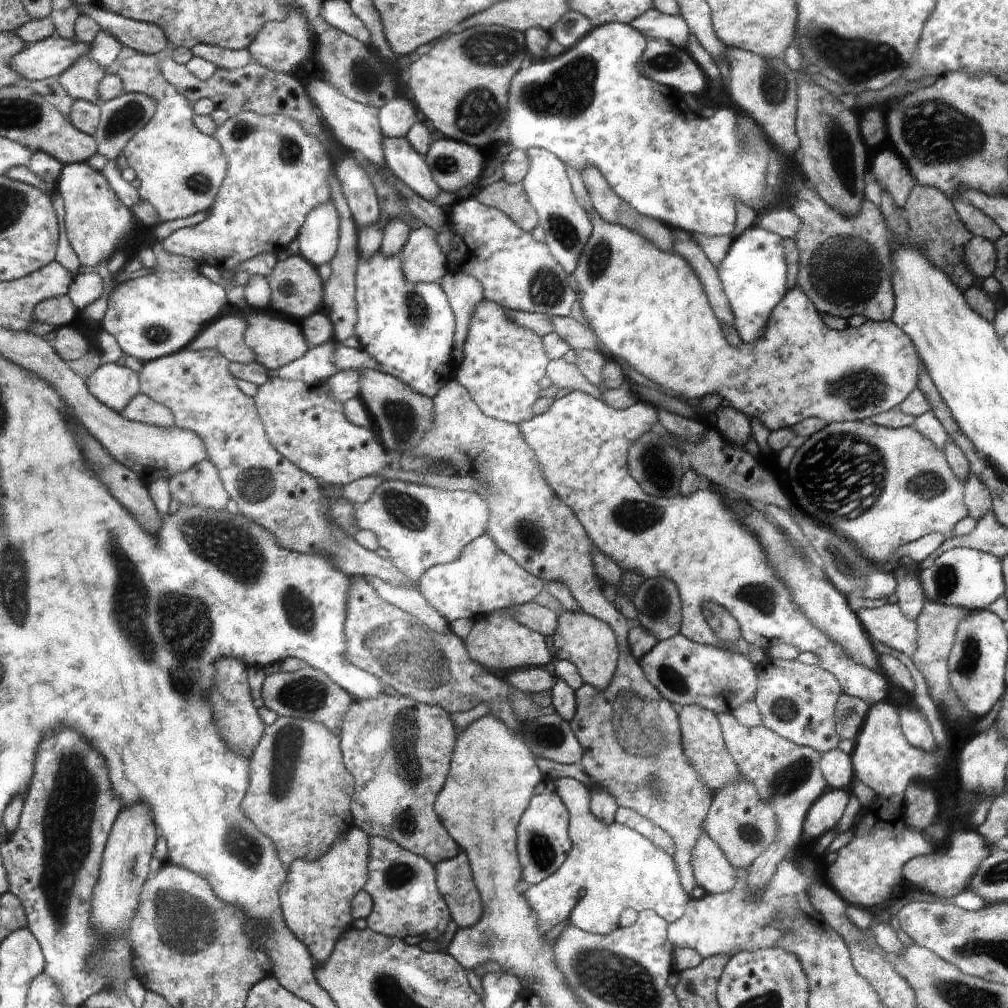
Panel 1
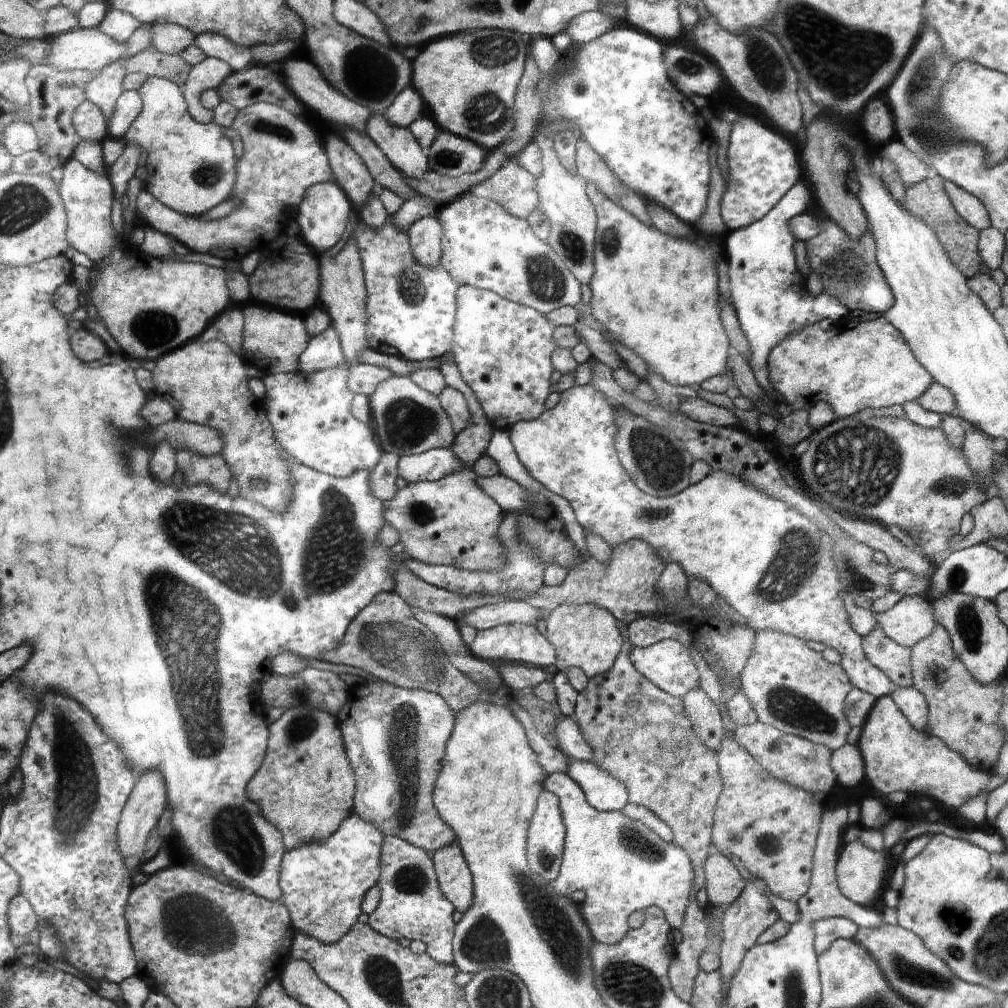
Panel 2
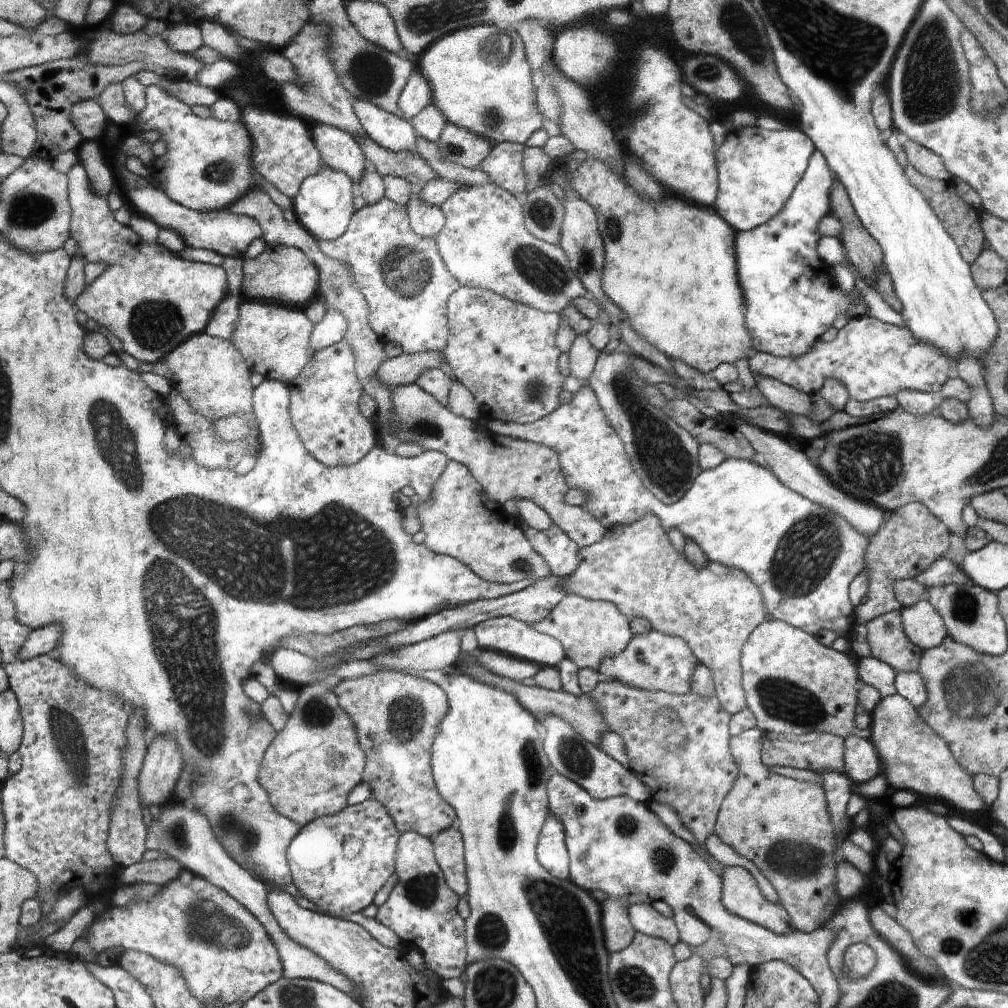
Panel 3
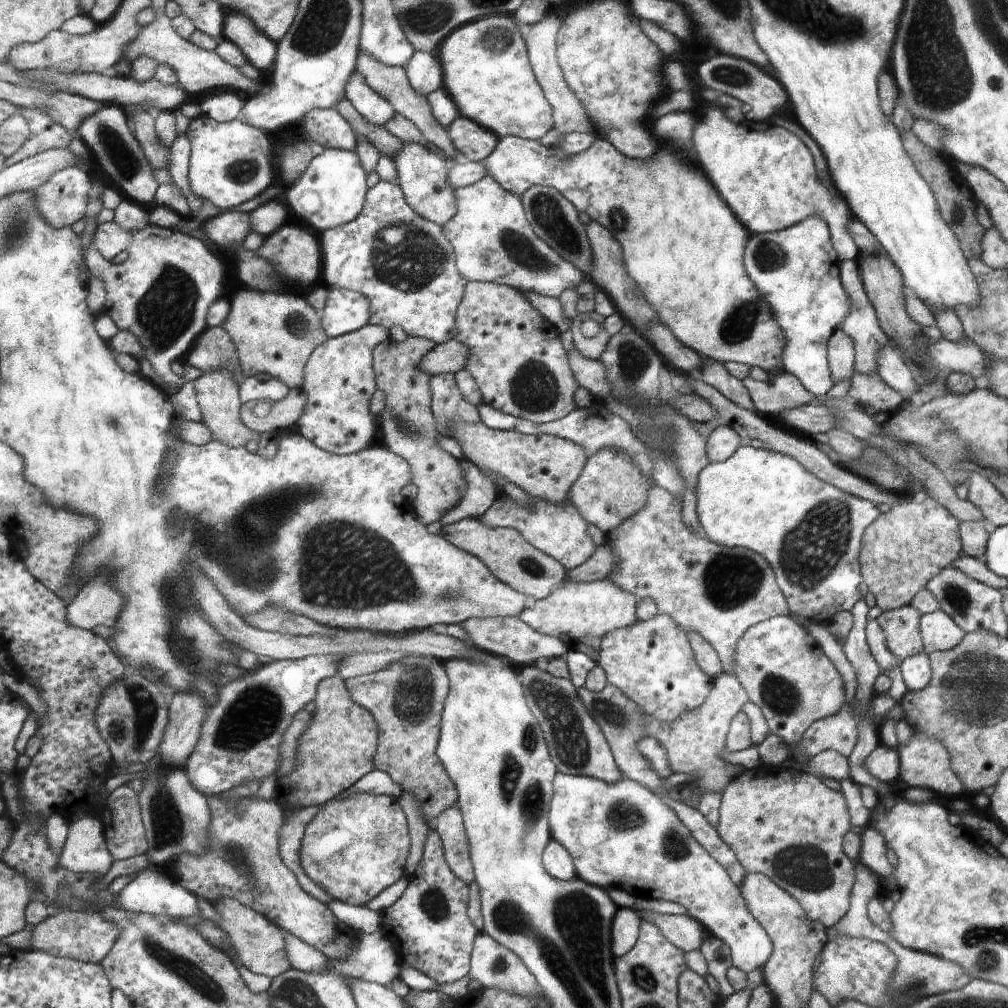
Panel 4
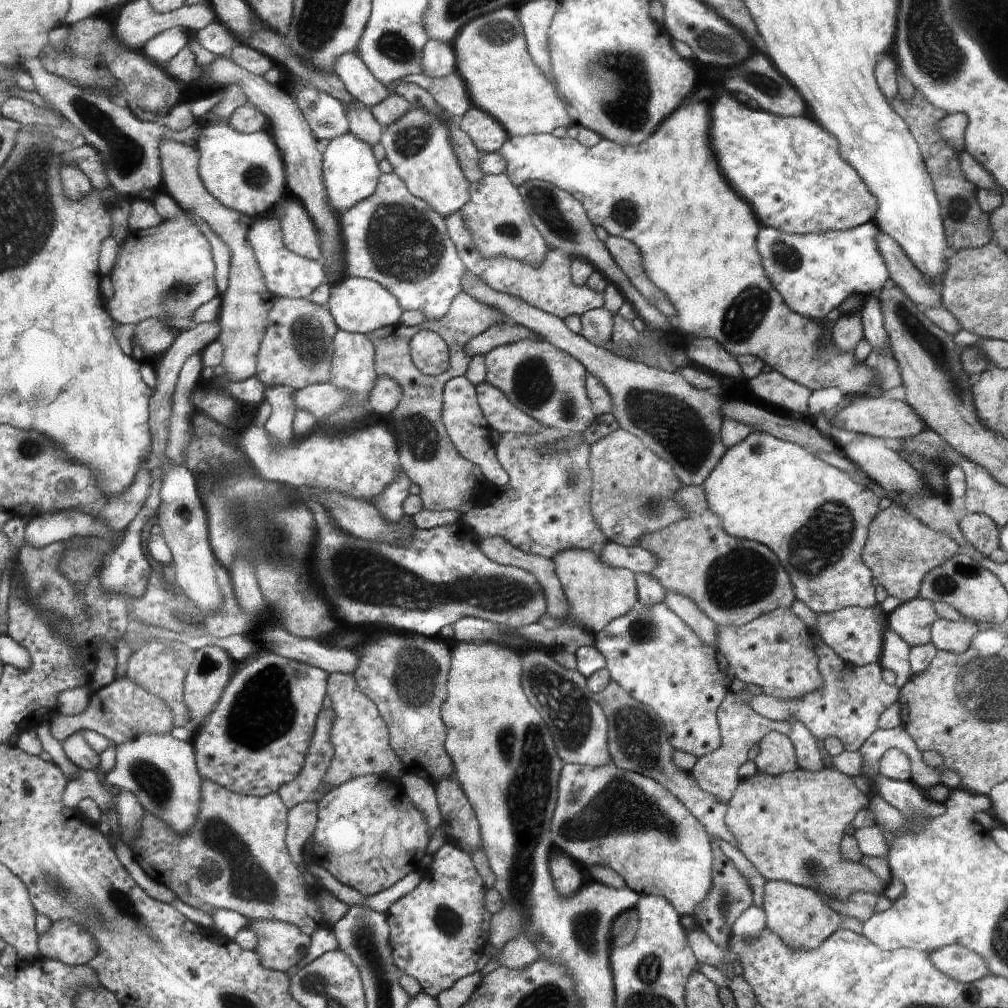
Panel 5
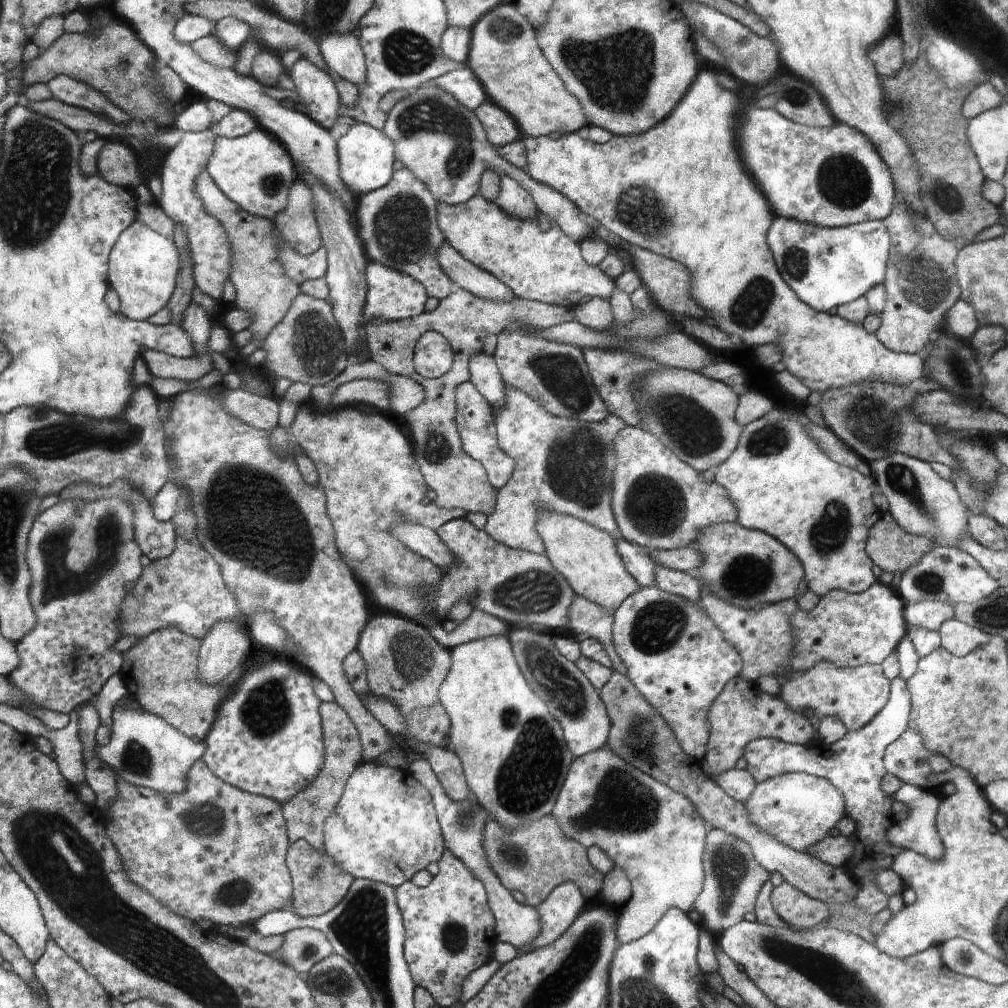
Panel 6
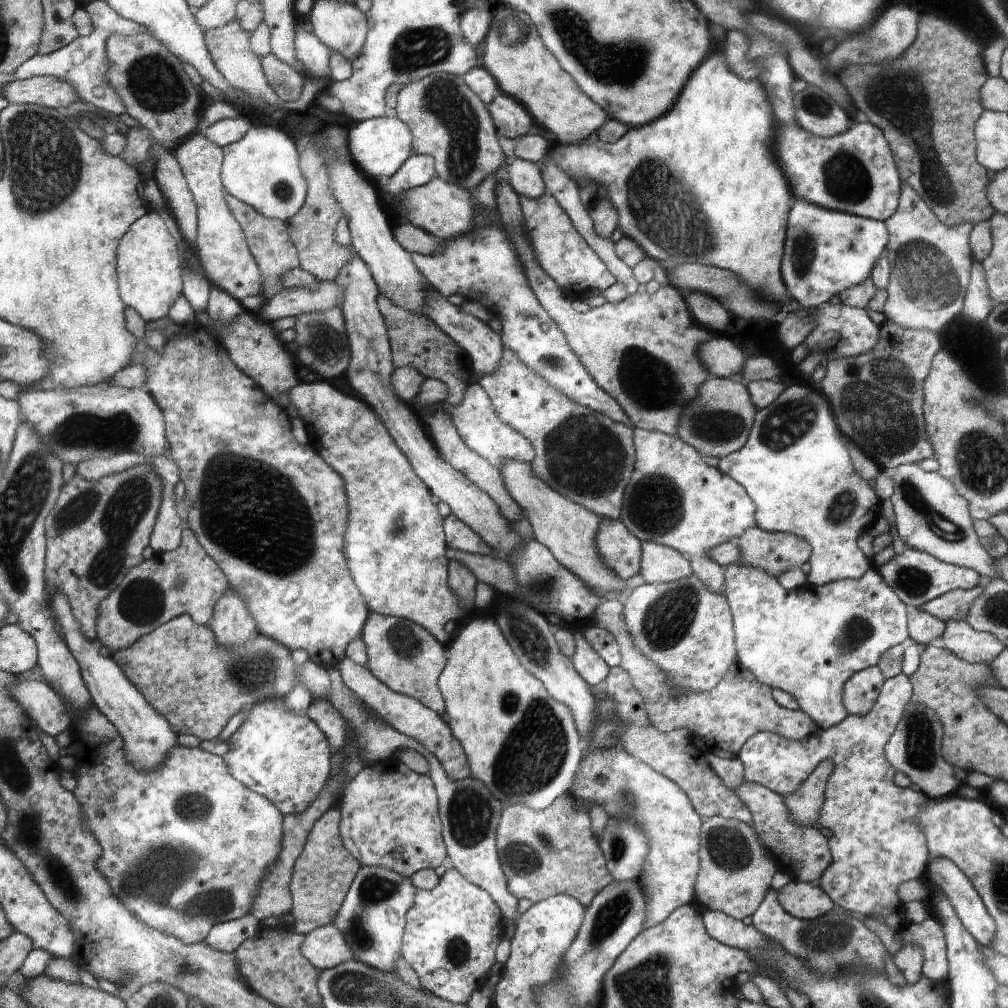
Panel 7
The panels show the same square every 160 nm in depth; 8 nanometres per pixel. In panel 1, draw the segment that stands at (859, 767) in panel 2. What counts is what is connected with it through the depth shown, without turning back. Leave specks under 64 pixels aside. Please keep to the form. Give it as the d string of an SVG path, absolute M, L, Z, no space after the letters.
M838 749L822 754L819 769L826 778L828 788L831 789L847 790L856 777L852 768L851 756Z

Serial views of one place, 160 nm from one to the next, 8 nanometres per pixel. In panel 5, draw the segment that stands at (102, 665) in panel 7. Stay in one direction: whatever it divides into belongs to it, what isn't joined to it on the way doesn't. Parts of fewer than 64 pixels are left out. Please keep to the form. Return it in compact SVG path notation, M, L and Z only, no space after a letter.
M140 733L116 747L115 766L100 782L135 794L146 813L163 820L179 833L190 831L196 824L203 781L191 741L181 741L170 733Z

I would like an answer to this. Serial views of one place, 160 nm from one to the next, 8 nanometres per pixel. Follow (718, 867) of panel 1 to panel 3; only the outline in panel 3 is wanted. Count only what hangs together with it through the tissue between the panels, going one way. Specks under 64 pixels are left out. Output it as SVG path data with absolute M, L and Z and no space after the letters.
M734 866L724 867L720 875L723 880L723 906L730 914L758 924L775 934L790 934L790 932L795 931L787 910L783 908L782 904L774 904L763 896L758 882L747 869Z

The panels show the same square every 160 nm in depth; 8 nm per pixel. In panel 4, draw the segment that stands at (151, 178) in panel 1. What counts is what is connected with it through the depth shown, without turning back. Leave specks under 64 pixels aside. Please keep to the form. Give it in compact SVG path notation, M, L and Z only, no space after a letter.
M198 115L193 118L185 132L190 137L191 155L189 161L188 180L192 192L200 198L210 200L214 206L218 206L223 211L234 208L242 202L252 201L257 198L262 190L266 190L272 184L272 146L270 140L264 132L252 125L242 124L238 119L220 123L206 115Z

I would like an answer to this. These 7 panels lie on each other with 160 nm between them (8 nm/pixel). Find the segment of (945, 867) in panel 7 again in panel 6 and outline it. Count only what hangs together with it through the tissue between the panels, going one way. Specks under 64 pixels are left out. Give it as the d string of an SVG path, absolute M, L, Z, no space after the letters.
M903 783L897 792L894 792L894 800L902 802L908 808L908 815L906 819L894 821L890 824L888 832L886 832L886 840L892 846L898 848L914 850L924 858L932 860L932 862L940 862L944 858L944 845L940 841L936 831L936 812L940 806L939 792L930 789L922 789L918 786L910 786L910 784Z

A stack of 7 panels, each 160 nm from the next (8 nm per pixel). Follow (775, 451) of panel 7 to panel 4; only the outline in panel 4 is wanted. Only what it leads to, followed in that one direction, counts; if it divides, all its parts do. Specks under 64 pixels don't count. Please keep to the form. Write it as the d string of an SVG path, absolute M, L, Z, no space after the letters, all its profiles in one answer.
M745 442L730 458L720 462L710 462L706 470L699 472L696 512L704 535L711 541L715 541L716 544L722 546L742 547L753 550L761 554L771 564L771 567L775 571L775 579L778 581L779 587L782 589L792 613L807 618L812 623L826 626L826 624L832 622L833 616L836 616L840 610L848 610L848 612L851 612L852 606L856 606L863 597L860 587L864 586L864 582L859 563L861 538L866 528L868 528L868 525L872 524L872 522L878 518L879 511L873 502L852 496L851 493L836 488L836 485L831 485L826 481L820 480L820 477L814 476L814 474L815 473L811 473L800 462L789 455L772 451L772 449L768 449L766 446L763 448L755 448Z

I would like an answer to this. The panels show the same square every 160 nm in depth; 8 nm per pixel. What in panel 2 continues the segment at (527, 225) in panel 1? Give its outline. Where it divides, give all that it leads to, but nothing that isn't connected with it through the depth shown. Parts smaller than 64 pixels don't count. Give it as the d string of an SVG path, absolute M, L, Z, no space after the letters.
M520 153L512 156L500 170L496 170L492 176L482 180L480 184L470 186L469 193L480 198L490 198L496 200L498 204L502 204L514 217L527 220L528 216L539 206L538 192L536 192L536 180L530 172L526 172L522 166L518 164Z

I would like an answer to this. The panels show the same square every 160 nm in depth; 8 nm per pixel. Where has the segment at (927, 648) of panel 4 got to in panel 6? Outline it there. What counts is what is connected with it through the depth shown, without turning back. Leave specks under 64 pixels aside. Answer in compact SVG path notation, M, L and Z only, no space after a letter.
M955 619L946 620L937 632L941 647L956 657L964 657L990 640L990 635L987 633Z

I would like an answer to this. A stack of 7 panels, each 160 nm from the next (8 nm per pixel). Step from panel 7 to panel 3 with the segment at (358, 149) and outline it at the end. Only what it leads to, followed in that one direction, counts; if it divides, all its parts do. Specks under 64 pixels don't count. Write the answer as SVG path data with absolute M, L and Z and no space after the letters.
M324 168L318 175L308 177L300 187L299 194L293 198L292 210L296 222L318 241L339 239L351 224L356 184L347 173L332 168Z

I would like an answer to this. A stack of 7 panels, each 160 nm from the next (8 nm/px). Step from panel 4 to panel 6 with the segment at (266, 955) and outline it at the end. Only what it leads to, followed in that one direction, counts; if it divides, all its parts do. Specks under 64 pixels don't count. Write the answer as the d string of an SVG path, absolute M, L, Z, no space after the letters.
M298 928L284 934L281 960L296 973L306 975L320 960L333 954L333 947L322 932Z

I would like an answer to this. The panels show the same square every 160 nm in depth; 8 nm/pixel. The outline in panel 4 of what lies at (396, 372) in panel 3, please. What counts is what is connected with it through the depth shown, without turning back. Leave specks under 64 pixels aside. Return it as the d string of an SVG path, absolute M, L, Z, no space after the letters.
M450 338L443 343L438 343L424 358L420 368L428 371L429 375L440 373L456 374L465 368L465 362L470 354L470 347L456 338Z

